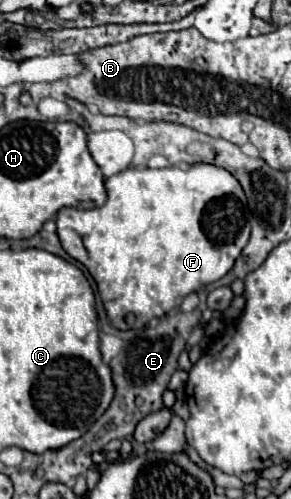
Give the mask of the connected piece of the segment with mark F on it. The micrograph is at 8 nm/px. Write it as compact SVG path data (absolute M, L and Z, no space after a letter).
M193 163L189 165L189 169L179 169L179 167L165 167L165 169L137 169L137 167L129 167L113 177L105 179L105 189L107 189L107 201L101 207L95 209L75 209L75 207L63 207L57 213L57 235L59 241L63 245L63 249L77 259L79 263L83 263L89 273L93 275L93 279L97 281L97 289L101 295L101 301L105 305L105 311L113 323L113 327L117 329L141 329L145 327L153 317L163 317L165 313L169 313L171 309L179 307L181 301L189 295L195 293L199 287L215 283L217 279L221 279L235 263L235 259L241 255L243 247L249 241L249 223L245 221L243 209L245 209L245 193L239 185L239 181L223 167L217 165L209 165L209 163Z

